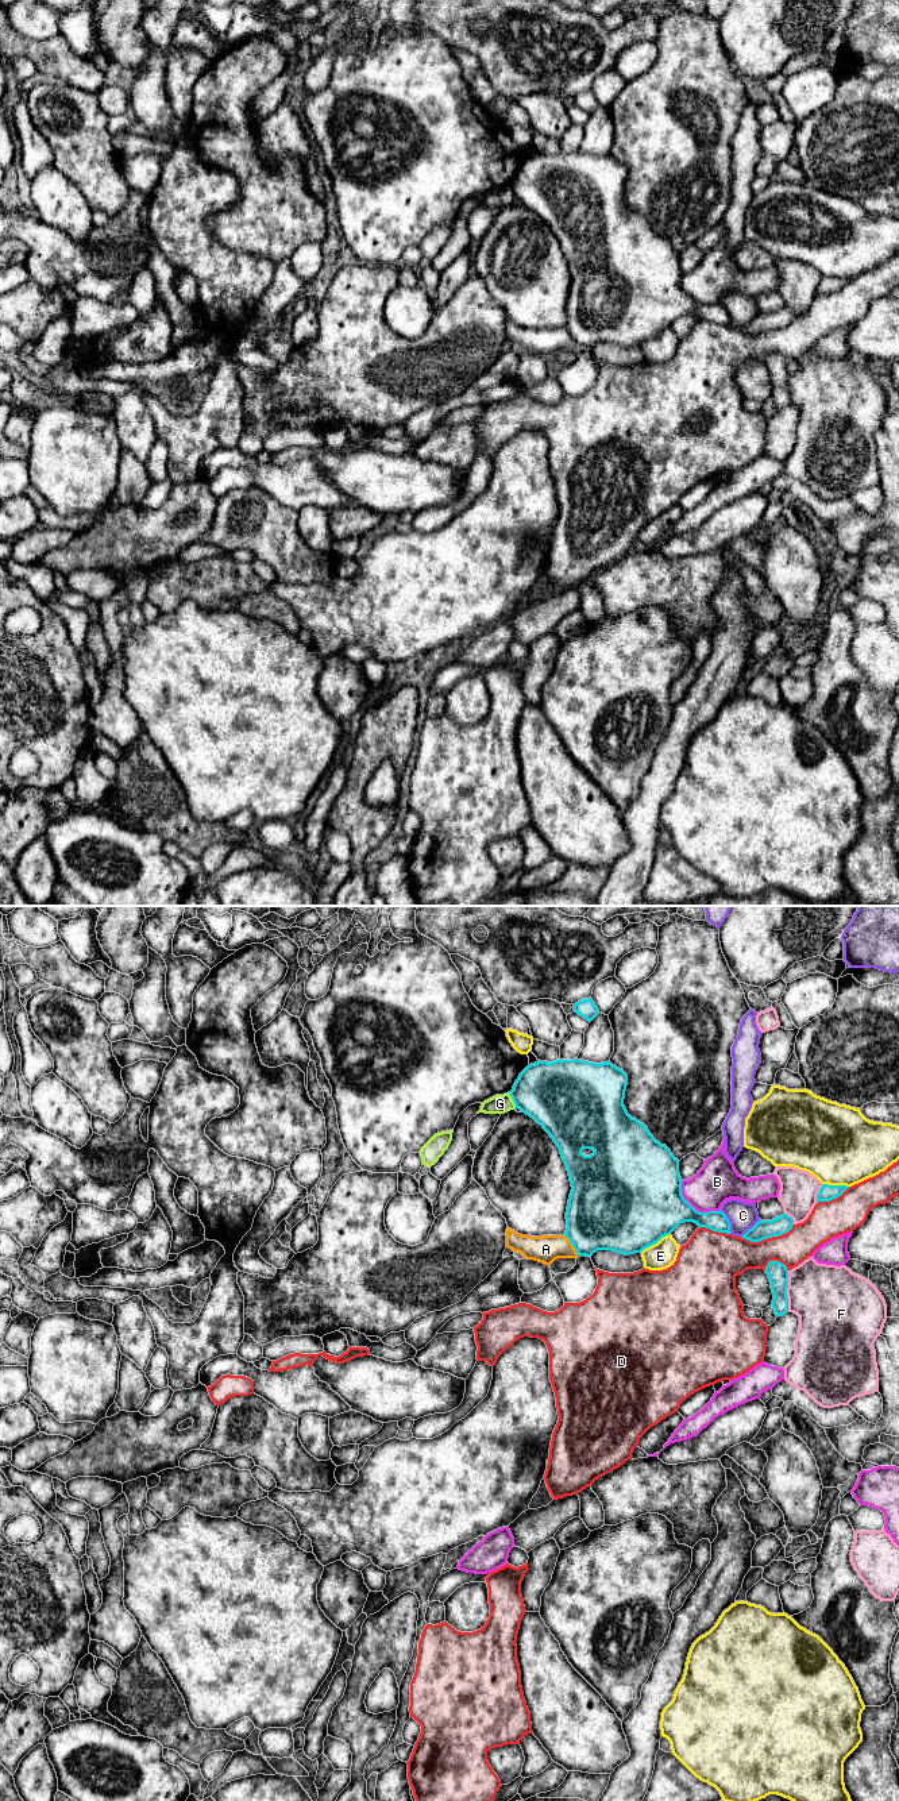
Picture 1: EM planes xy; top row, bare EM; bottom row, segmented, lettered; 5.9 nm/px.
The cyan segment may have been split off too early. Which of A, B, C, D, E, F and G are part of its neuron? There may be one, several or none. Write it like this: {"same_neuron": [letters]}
{"same_neuron": []}

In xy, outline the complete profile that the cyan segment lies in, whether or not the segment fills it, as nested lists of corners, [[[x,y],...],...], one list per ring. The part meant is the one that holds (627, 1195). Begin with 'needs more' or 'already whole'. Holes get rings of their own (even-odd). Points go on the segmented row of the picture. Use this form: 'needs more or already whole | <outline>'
already whole | [[[578,1058],[553,1063],[539,1060],[520,1073],[509,1092],[516,1108],[541,1125],[560,1150],[572,1187],[564,1235],[578,1256],[591,1257],[597,1250],[613,1250],[625,1256],[641,1253],[684,1222],[730,1234],[730,1222],[722,1211],[699,1212],[683,1198],[679,1160],[653,1138],[644,1123],[628,1114],[624,1106],[626,1085],[628,1075],[610,1061],[597,1064]]]

